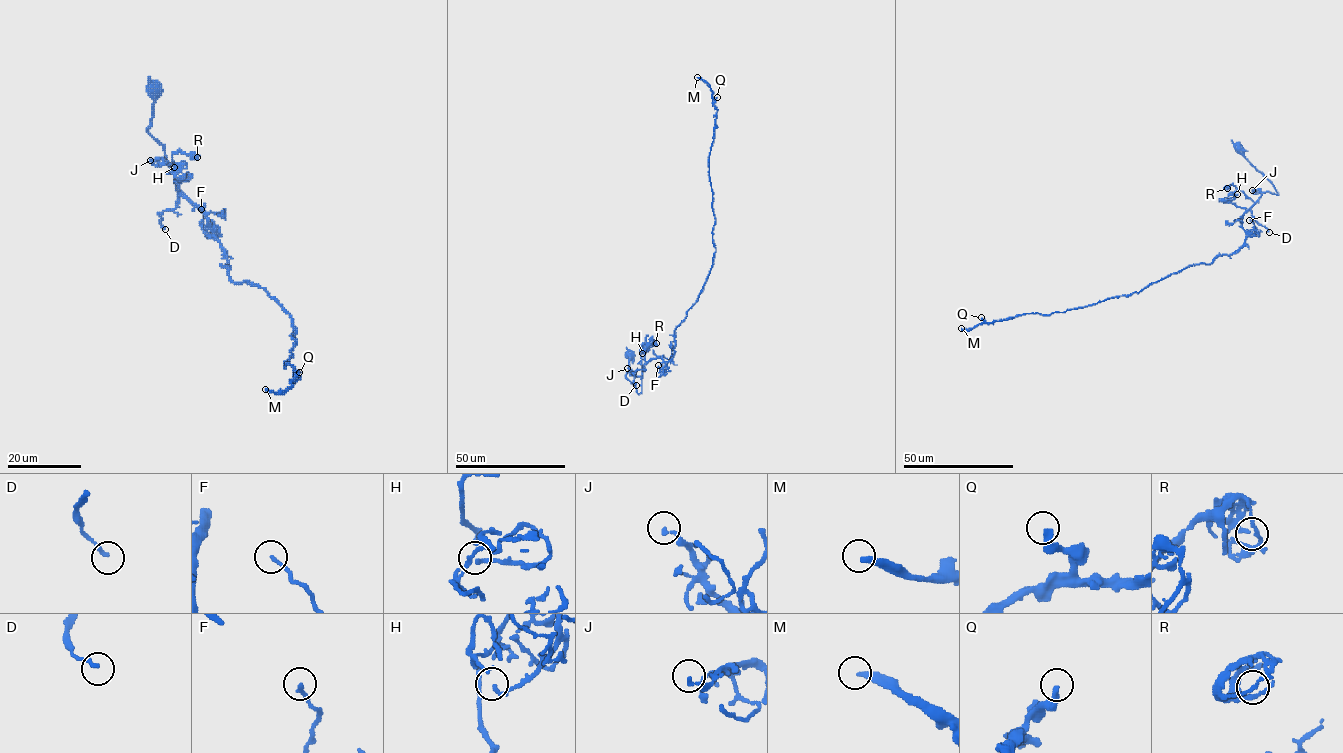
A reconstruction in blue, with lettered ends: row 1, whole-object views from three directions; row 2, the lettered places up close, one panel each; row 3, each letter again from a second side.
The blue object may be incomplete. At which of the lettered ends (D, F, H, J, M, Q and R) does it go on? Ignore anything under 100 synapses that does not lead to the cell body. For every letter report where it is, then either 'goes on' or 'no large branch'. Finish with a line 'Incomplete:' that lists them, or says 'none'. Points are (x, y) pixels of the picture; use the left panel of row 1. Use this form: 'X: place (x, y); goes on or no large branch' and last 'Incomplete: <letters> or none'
D: place (165, 229); no large branch
F: place (201, 209); no large branch
H: place (174, 167); no large branch
J: place (150, 160); no large branch
M: place (265, 389); goes on
Q: place (299, 372); no large branch
R: place (197, 157); no large branch
Incomplete: M

